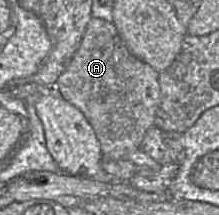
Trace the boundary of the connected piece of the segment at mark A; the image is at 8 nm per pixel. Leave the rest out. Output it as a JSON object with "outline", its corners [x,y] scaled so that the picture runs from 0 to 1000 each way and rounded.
{"outline":[[[416,79],[365,214],[301,326],[269,353],[247,414],[315,479],[352,498],[425,591],[475,735],[543,744],[630,693],[667,614],[708,586],[708,535],[731,488],[726,335],[607,260],[502,93]]]}

